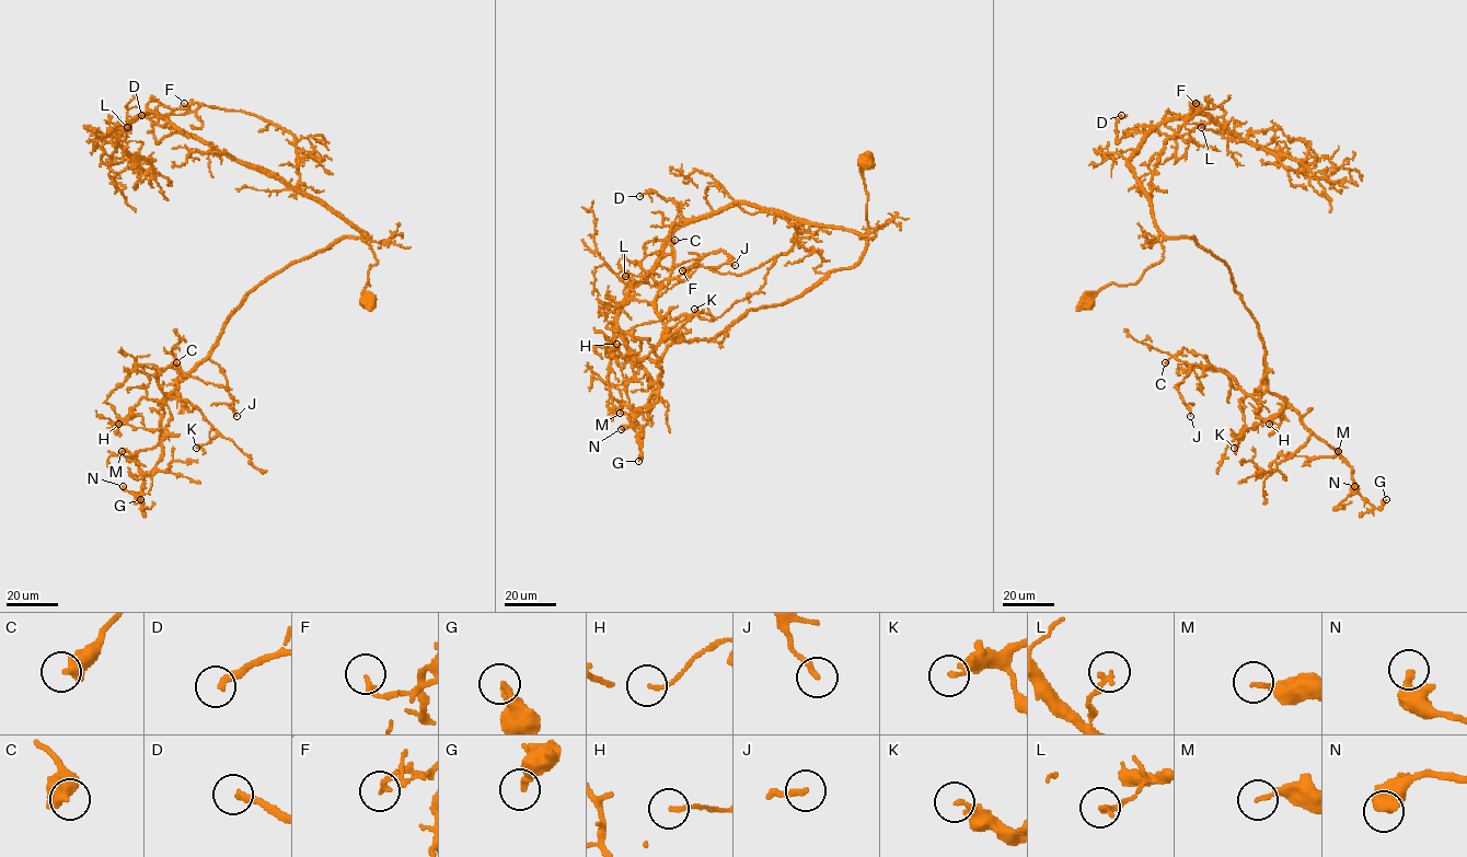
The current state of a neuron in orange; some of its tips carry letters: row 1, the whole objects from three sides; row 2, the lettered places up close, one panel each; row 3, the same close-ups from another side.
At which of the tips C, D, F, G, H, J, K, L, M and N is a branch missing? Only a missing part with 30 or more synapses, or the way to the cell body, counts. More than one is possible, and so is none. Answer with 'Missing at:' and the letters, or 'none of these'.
Missing at: D

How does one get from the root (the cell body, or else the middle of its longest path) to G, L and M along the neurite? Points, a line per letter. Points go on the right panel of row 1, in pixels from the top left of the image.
G: (1087, 302), (1134, 285), (1163, 235), (1193, 236), (1258, 324), (1268, 390), (1339, 450), (1363, 497), (1386, 499)
L: (1087, 302), (1163, 257), (1130, 169), (1138, 148), (1169, 119), (1203, 113), (1201, 127)
M: (1087, 302), (1134, 285), (1162, 259), (1163, 235), (1193, 236), (1228, 267), (1258, 324), (1268, 390), (1338, 451)

